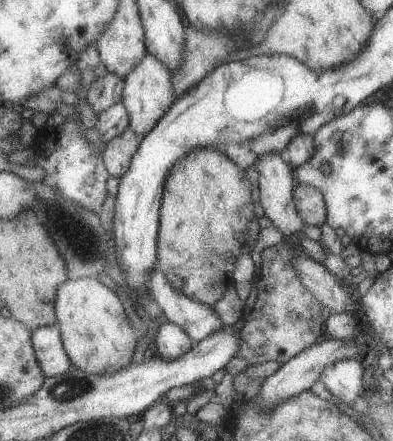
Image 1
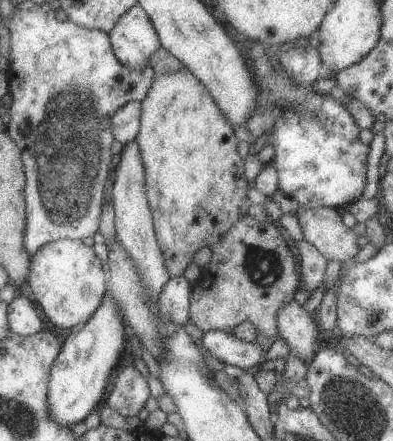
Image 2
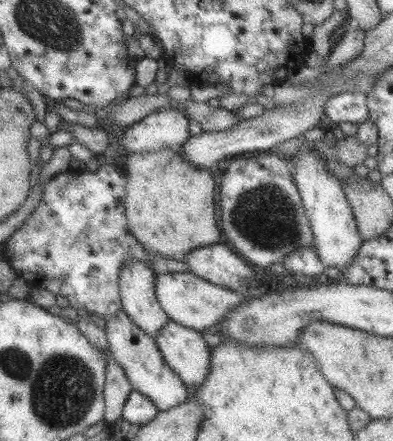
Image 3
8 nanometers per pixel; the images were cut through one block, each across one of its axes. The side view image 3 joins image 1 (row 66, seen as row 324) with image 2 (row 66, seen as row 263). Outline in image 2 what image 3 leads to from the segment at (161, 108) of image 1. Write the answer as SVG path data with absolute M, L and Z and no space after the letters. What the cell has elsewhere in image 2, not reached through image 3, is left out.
M139 6L125 10L117 18L109 30L109 40L117 62L131 68L149 66L147 56L159 48L159 38L147 14Z

